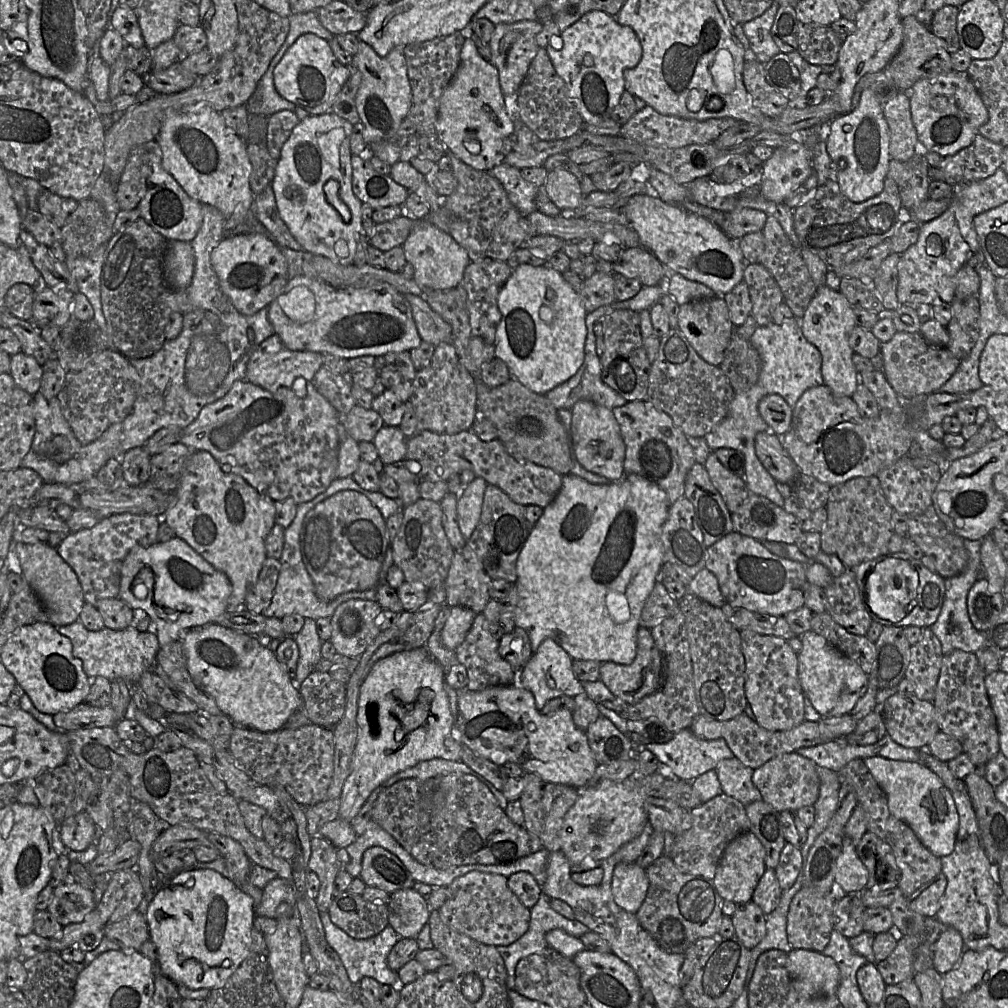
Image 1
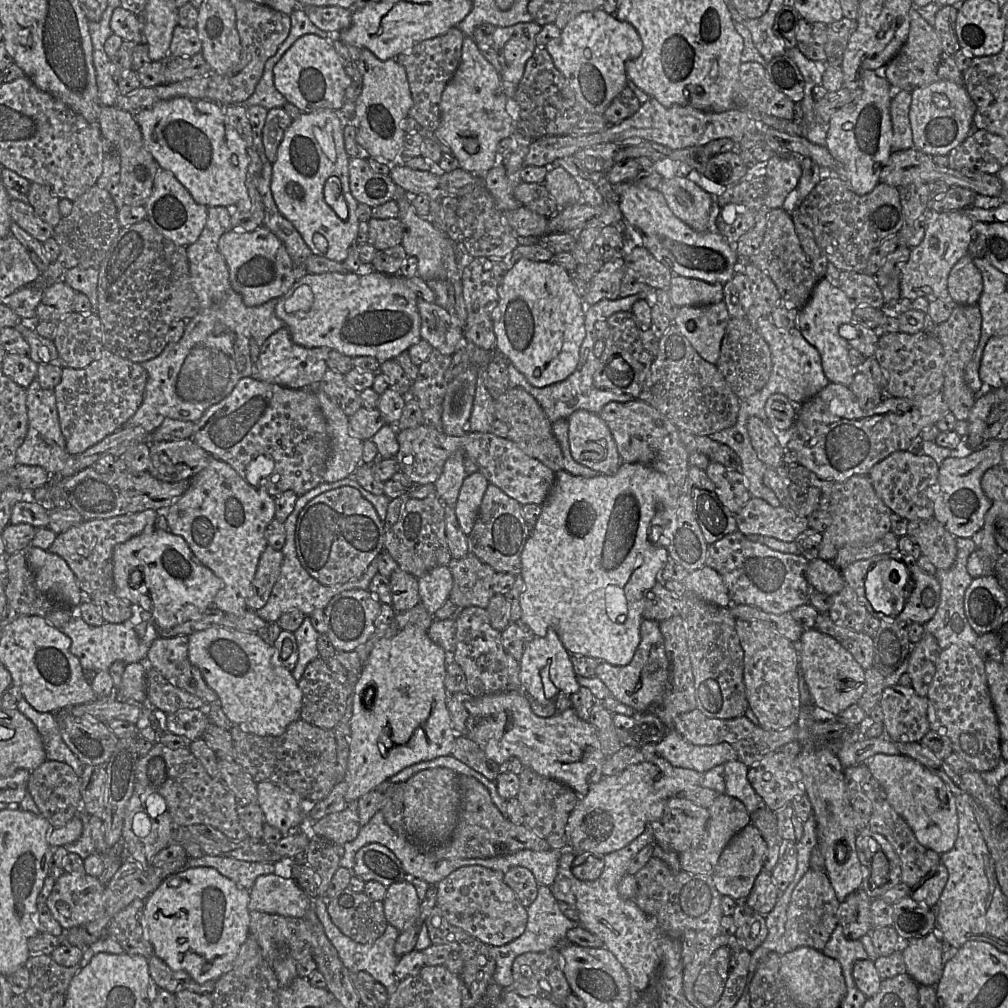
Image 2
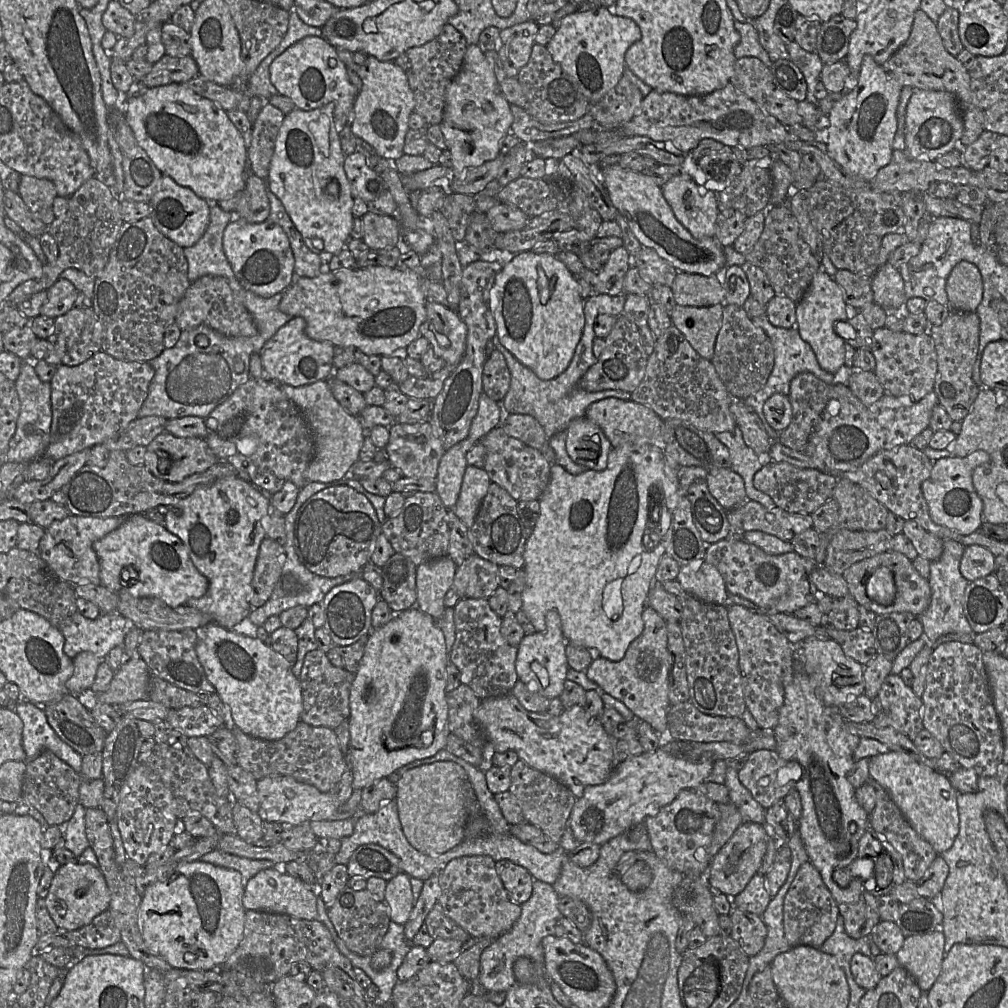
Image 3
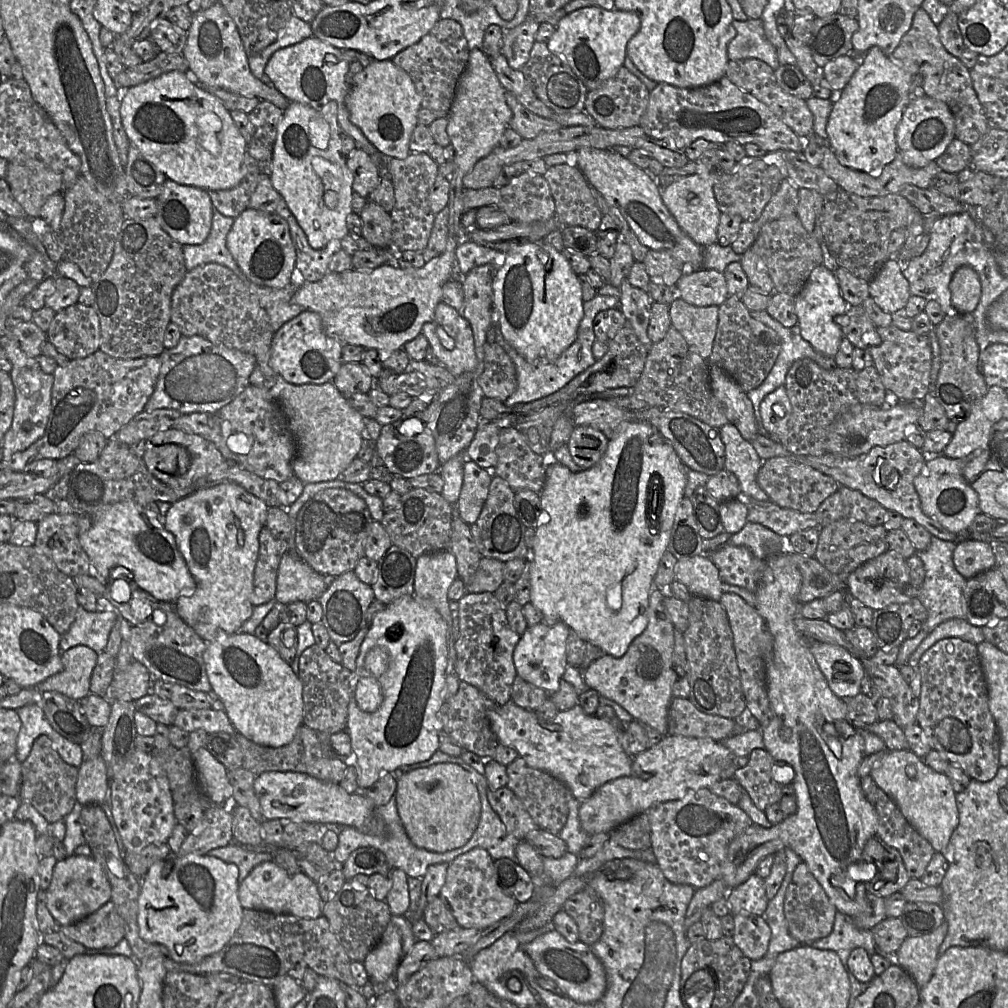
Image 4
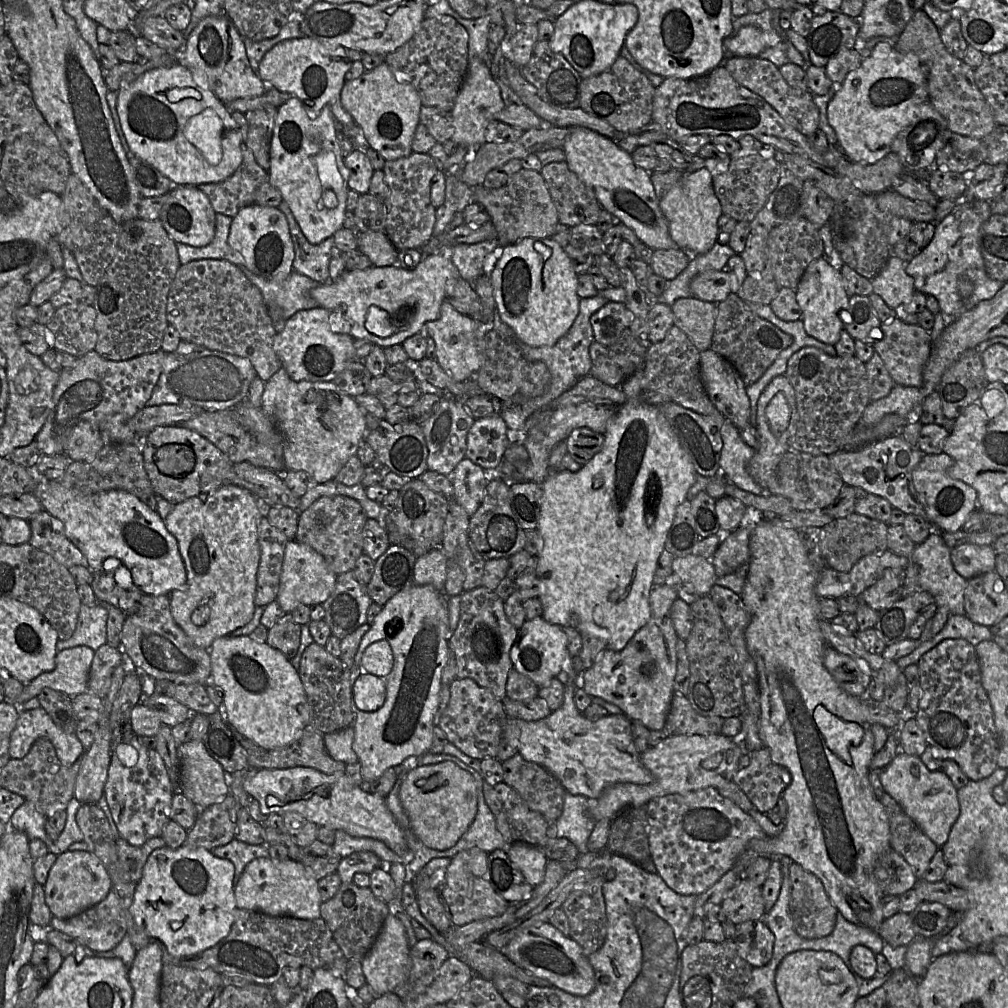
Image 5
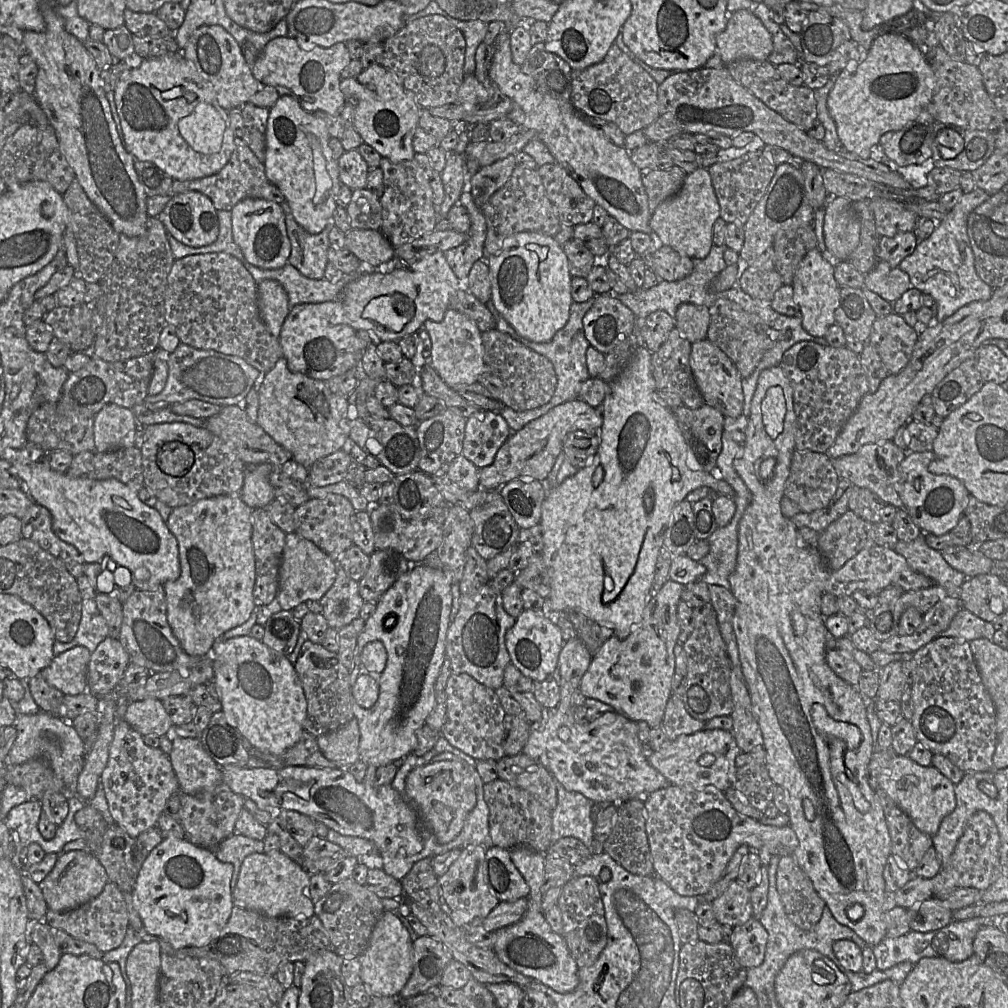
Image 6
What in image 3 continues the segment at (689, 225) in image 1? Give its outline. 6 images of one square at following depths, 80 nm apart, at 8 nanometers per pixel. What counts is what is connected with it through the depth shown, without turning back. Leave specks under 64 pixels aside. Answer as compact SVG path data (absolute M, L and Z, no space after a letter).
M618 163L602 167L600 175L611 202L642 246L655 250L678 272L711 276L725 268L723 247L715 238L694 238L676 219L661 187L650 175L623 168Z

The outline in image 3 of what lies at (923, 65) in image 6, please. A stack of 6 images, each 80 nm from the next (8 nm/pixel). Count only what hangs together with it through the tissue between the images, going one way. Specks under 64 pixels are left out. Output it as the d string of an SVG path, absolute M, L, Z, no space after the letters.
M864 56L857 84L852 90L846 90L832 107L825 133L829 155L849 174L871 181L890 163L895 150L896 112L902 88L884 66L878 65L872 56Z

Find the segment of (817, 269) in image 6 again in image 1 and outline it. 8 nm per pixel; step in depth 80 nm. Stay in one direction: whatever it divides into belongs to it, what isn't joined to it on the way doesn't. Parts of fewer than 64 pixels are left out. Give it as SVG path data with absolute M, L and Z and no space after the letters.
M826 284L817 288L800 319L803 335L821 353L823 385L839 397L852 397L860 383L859 373L852 361L854 351L849 345L849 336L857 325L854 307L840 291L833 290Z

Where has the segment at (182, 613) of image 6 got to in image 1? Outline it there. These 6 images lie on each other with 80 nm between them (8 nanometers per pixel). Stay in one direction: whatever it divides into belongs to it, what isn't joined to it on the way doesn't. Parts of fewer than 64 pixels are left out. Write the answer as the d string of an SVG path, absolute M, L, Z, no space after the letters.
M198 450L186 460L173 501L163 514L162 520L174 530L177 537L183 539L215 569L229 578L232 592L228 599L227 612L244 609L247 592L257 581L267 557L265 539L276 524L274 501L259 493L243 477L224 471L210 452Z

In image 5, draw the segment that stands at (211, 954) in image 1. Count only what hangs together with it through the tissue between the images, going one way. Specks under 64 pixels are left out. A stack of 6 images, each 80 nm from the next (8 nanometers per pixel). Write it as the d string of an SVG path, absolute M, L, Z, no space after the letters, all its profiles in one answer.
M182 845L179 848L172 849L168 846L154 850L148 857L142 872L141 879L136 885L134 900L131 907L131 912L136 925L149 937L157 939L167 949L168 953L176 958L182 958L200 953L225 938L230 932L231 926L236 918L236 899L234 895L233 878L235 873L234 864L228 859L216 857L210 850L202 847L190 847Z

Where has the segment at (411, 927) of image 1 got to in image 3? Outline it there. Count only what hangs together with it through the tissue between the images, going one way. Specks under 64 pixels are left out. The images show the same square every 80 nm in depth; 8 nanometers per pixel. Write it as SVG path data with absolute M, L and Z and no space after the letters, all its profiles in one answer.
M400 872L387 882L385 902L390 910L390 920L405 925L414 908L409 876Z

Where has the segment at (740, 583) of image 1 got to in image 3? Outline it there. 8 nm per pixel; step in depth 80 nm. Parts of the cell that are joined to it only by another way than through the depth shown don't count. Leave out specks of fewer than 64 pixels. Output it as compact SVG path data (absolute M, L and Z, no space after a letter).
M730 535L707 544L704 561L717 568L728 593L750 600L766 613L793 614L818 596L809 581L810 573L817 566L815 560L804 558L794 551L771 555L748 543L740 535Z

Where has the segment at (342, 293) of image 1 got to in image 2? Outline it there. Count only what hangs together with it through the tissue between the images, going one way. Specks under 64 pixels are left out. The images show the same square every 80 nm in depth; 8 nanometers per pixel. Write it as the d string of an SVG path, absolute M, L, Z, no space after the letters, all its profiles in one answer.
M365 265L363 271L351 273L298 273L292 287L278 298L275 312L297 345L307 348L327 347L351 358L371 356L384 362L395 359L422 339L417 299L418 295L407 285L406 278L398 274L384 274L374 270L371 265Z

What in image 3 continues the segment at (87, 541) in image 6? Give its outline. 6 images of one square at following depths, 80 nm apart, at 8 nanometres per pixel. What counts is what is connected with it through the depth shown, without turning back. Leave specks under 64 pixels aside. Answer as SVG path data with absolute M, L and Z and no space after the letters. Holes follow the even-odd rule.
M145 514L127 516L117 529L96 541L93 548L100 564L101 584L118 597L119 592L127 588L133 597L157 597L168 606L176 608L186 605L190 599L202 597L208 590L208 579L195 567L179 537L169 532L165 526L151 521ZM124 569L128 574L126 580L121 577Z

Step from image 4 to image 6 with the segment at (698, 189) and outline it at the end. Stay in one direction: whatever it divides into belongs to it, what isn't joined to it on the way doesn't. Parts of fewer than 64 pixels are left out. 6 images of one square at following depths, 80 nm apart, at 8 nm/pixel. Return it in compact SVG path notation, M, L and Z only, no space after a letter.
M698 168L688 174L680 190L654 210L650 228L657 241L691 259L704 259L713 245L713 227L720 218L720 207L706 168Z

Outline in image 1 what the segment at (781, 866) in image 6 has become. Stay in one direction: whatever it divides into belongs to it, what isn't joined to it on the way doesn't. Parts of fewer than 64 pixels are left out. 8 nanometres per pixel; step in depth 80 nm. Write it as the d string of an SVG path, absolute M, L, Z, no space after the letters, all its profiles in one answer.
M802 886L794 895L787 916L787 939L793 949L822 952L834 930L837 899L830 892Z

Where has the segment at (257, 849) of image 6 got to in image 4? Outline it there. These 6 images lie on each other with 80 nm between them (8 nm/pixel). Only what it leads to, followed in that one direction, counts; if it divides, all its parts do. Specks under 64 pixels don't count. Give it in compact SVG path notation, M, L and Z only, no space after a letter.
M236 842L212 849L207 855L235 864L238 867L238 884L246 878L255 866L274 859L270 852L255 852Z

